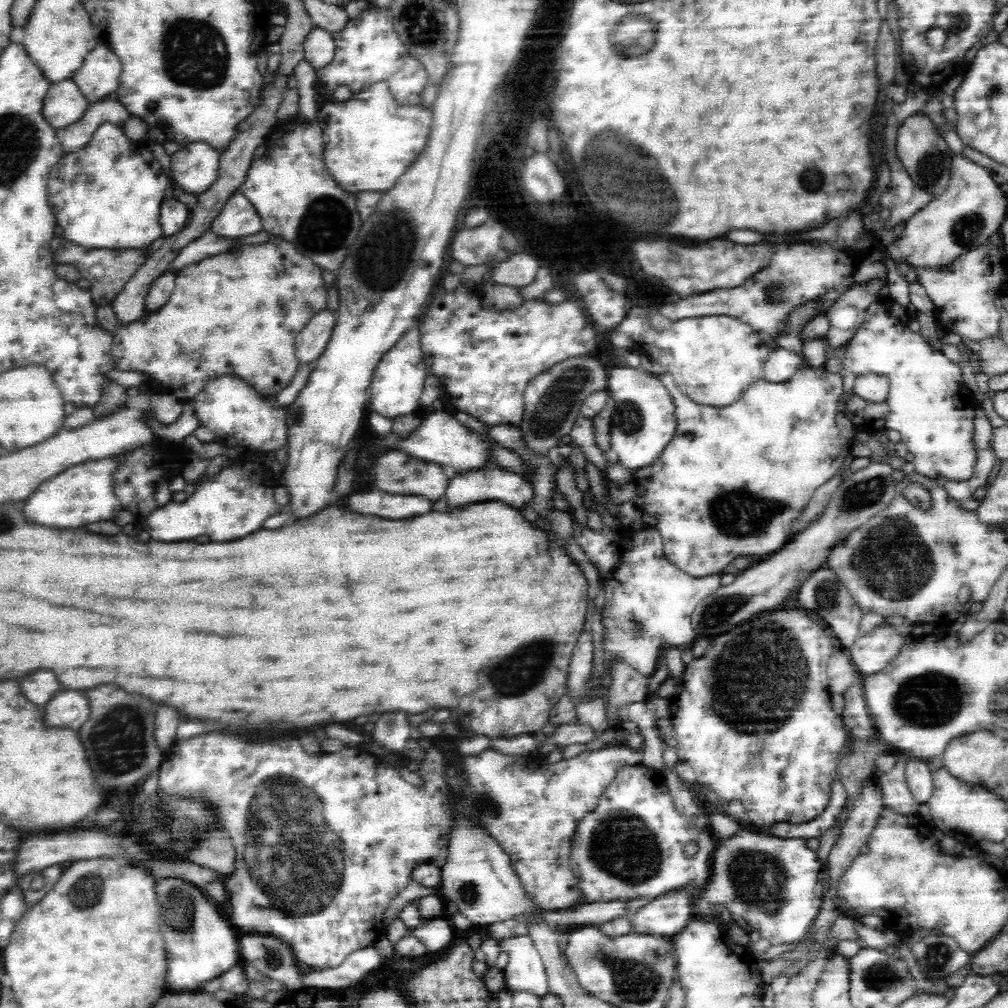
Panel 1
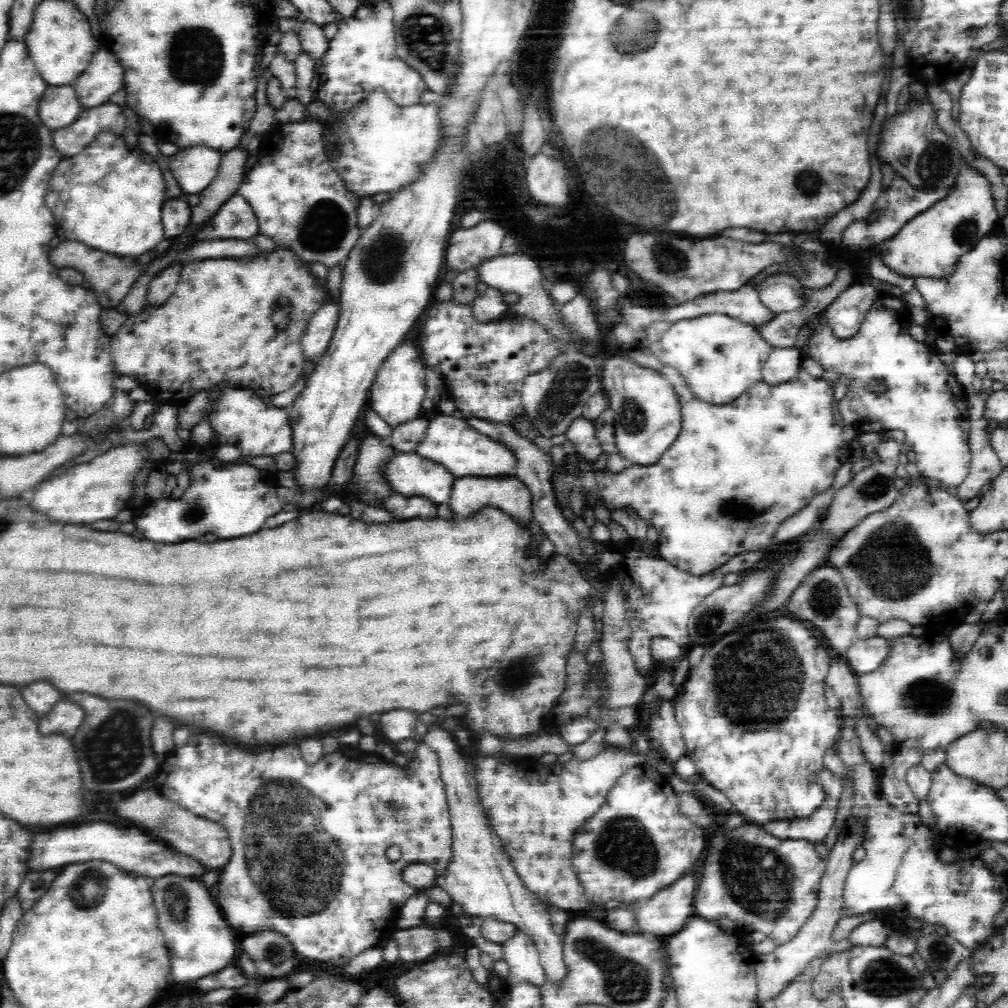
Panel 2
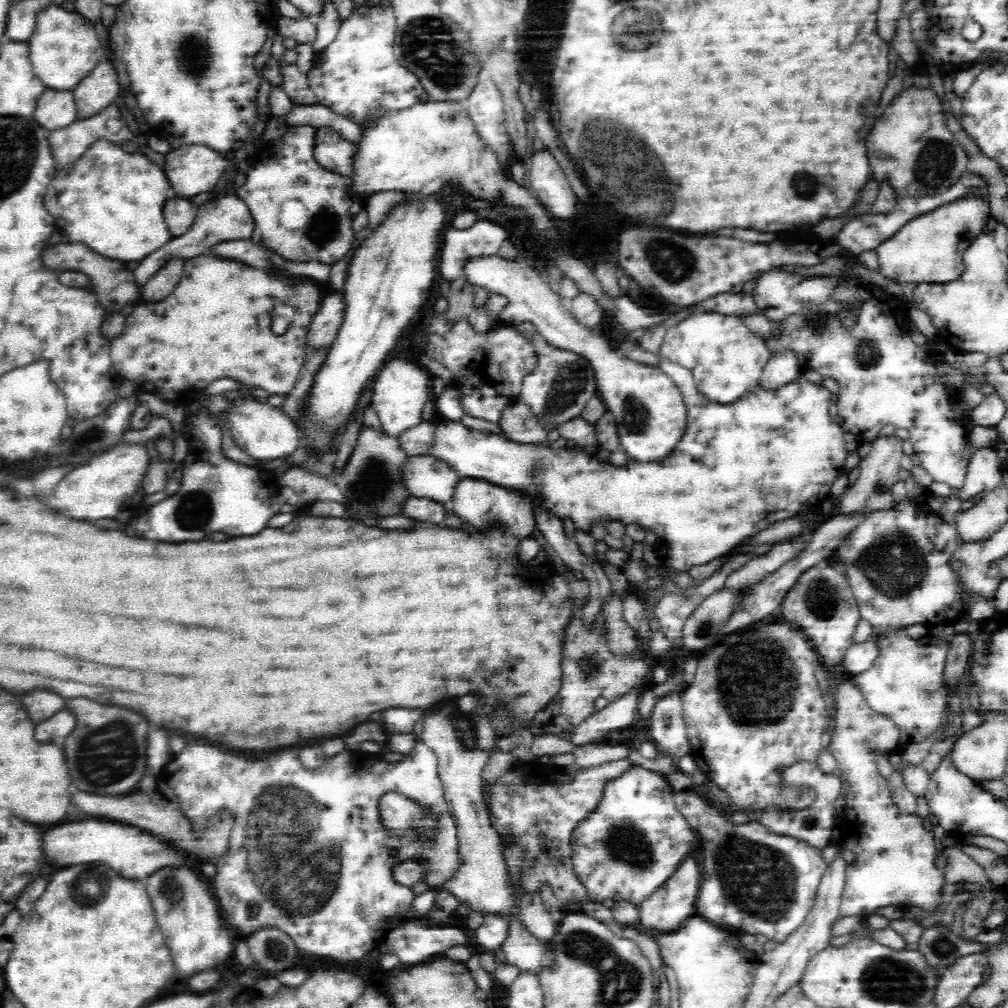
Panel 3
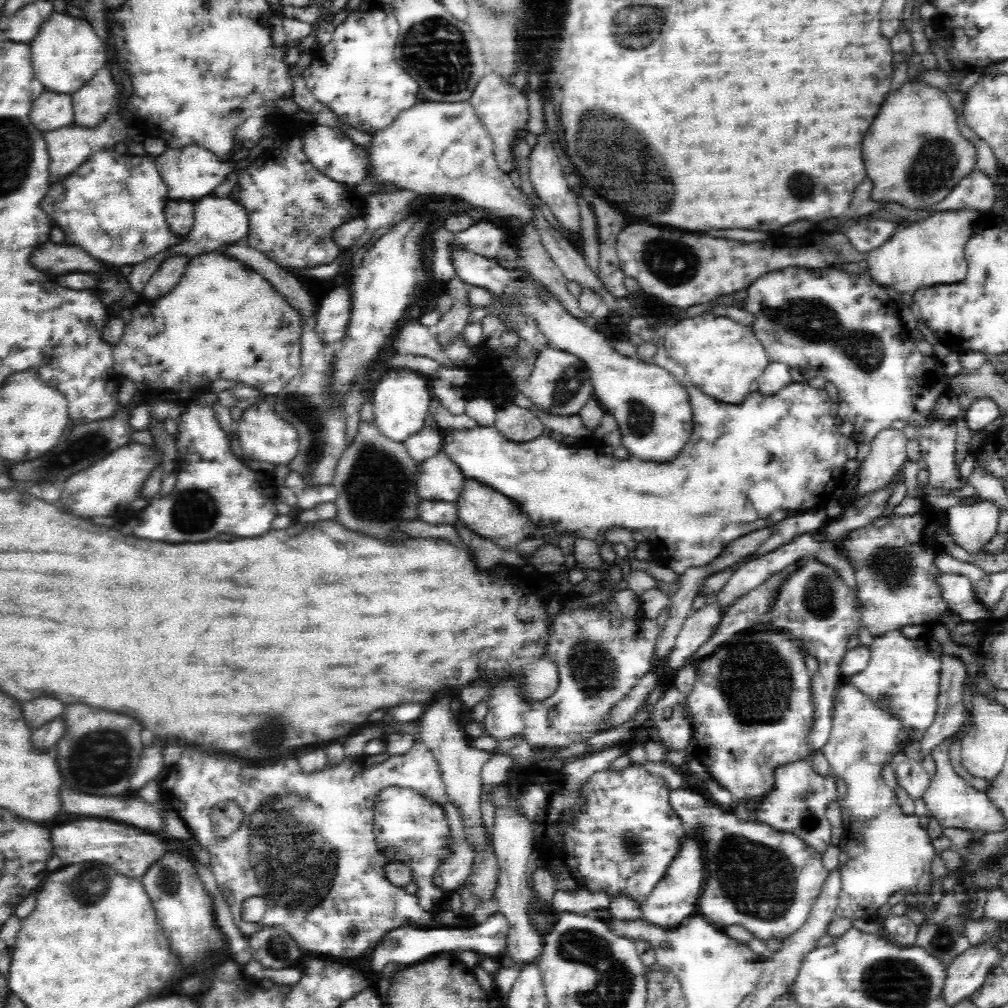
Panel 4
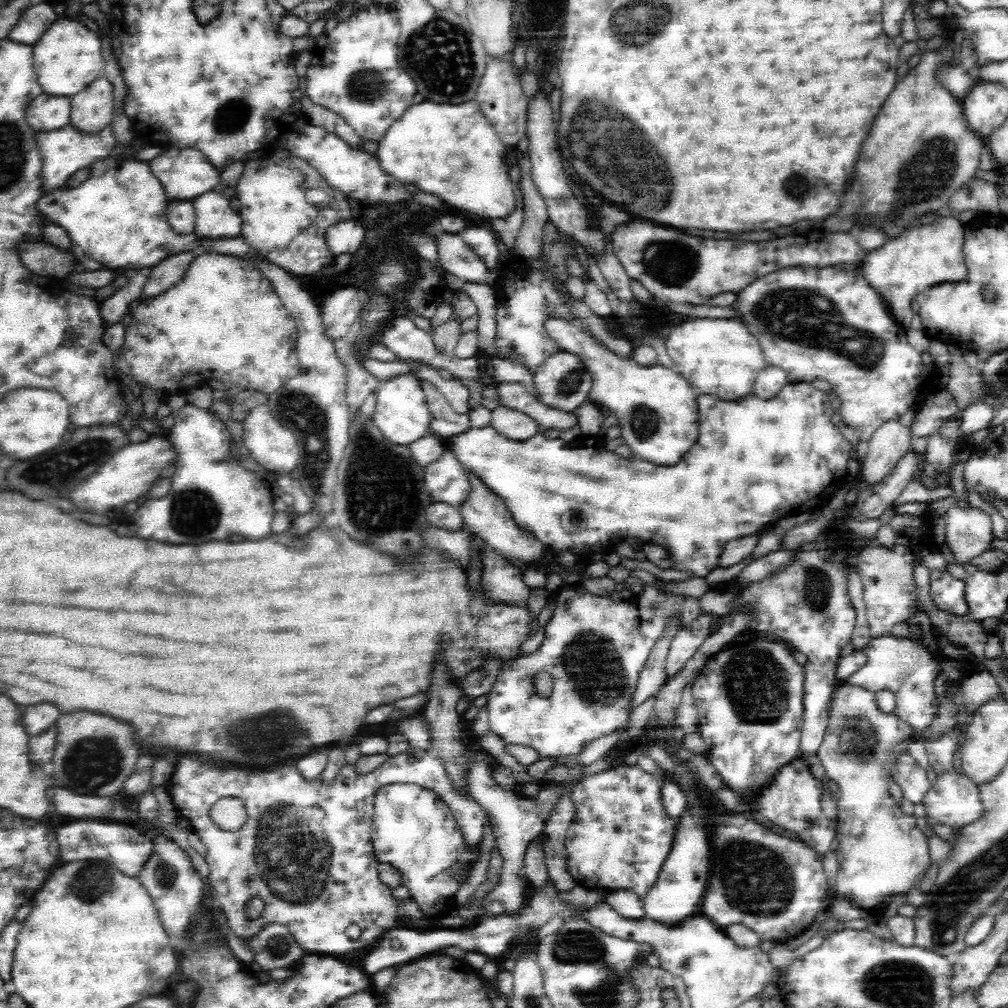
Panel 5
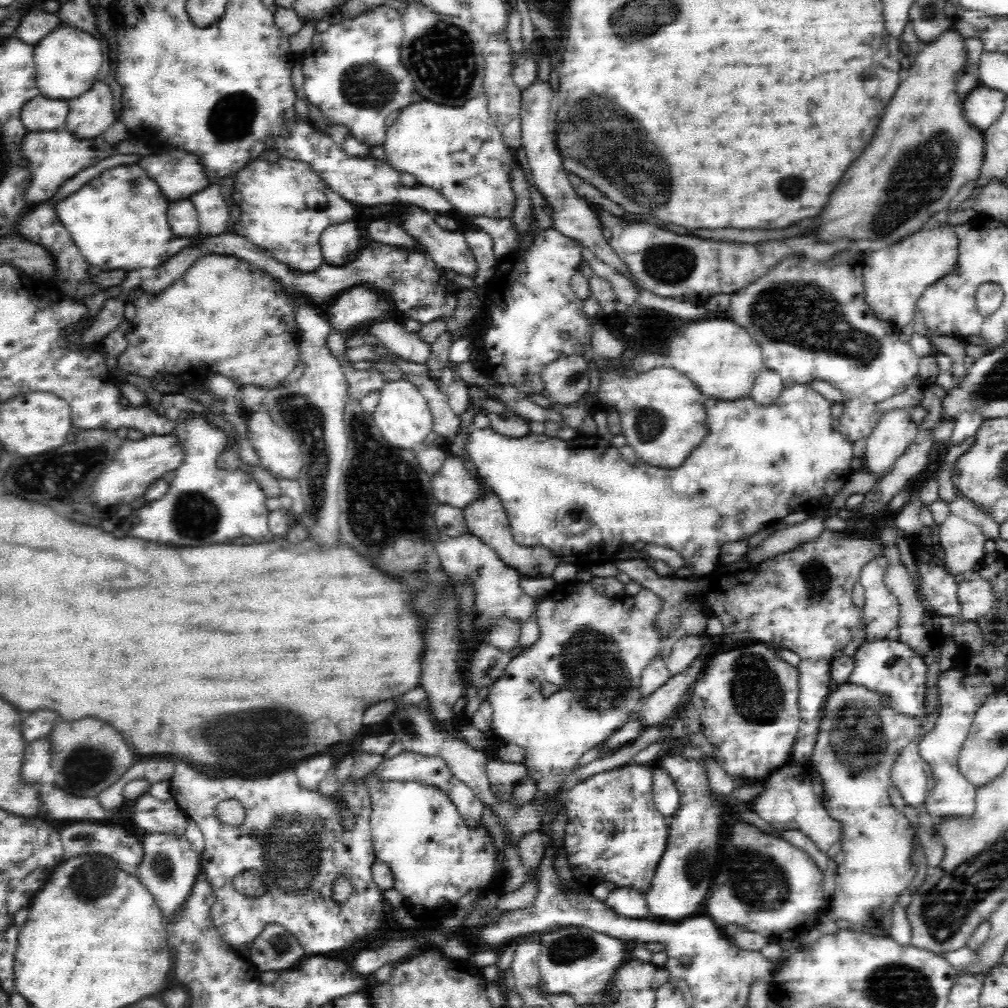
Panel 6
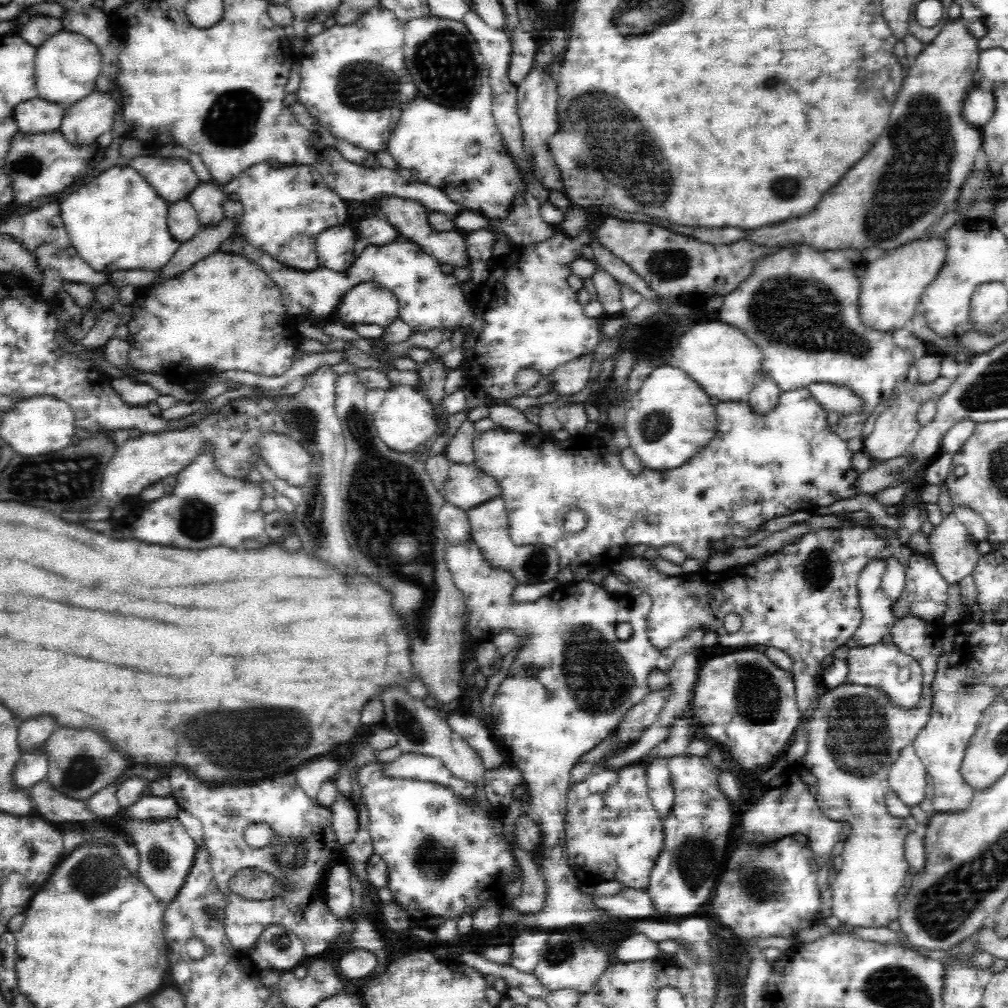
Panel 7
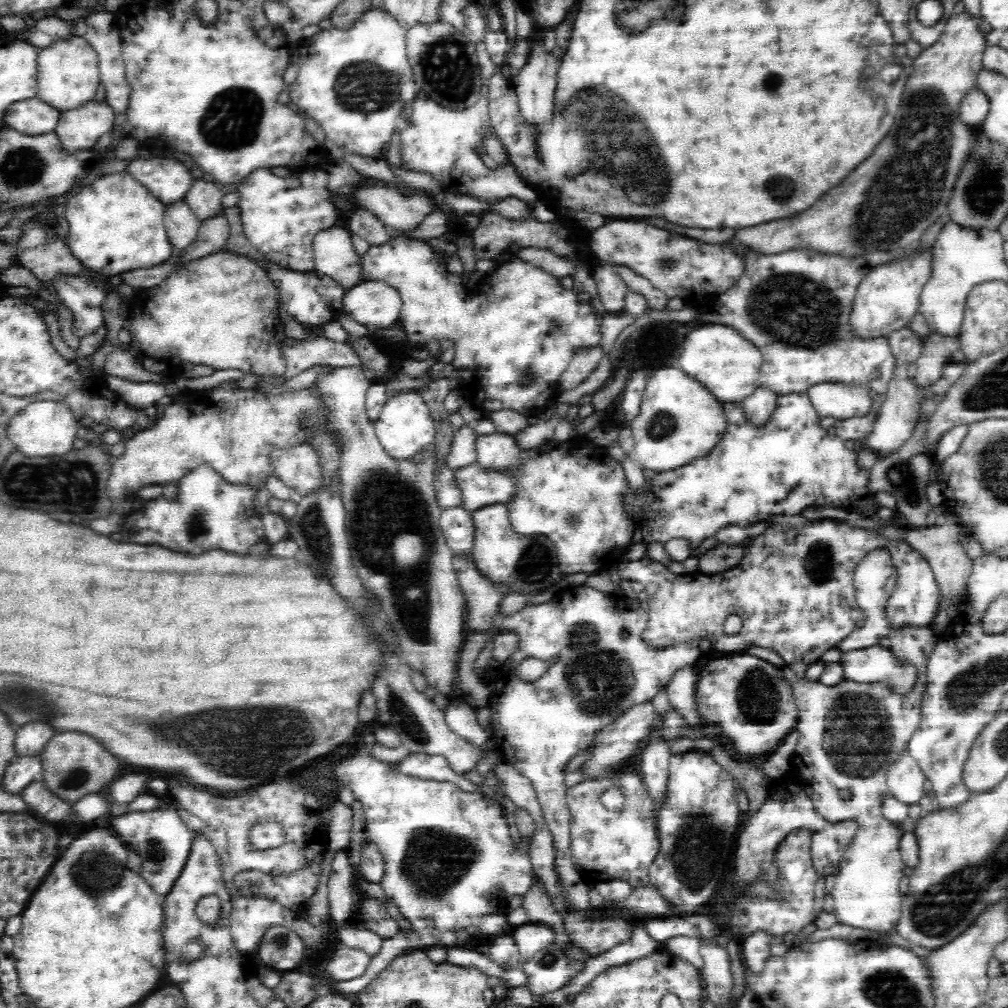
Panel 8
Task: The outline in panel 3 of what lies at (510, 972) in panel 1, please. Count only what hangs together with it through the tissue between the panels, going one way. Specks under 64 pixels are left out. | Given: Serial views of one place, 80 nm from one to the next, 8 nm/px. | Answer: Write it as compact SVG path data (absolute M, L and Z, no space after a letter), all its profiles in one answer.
M520 919L507 920L508 930L501 946L506 962L519 968L521 972L538 974L545 948L543 944L526 928Z

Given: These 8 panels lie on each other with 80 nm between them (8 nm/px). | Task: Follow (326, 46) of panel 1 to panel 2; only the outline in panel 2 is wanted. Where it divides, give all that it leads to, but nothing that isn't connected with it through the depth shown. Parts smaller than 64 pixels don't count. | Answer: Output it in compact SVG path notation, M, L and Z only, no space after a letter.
M280 18L279 29L282 34L296 33L300 46L316 60L324 54L326 41L322 35L322 27L306 19Z

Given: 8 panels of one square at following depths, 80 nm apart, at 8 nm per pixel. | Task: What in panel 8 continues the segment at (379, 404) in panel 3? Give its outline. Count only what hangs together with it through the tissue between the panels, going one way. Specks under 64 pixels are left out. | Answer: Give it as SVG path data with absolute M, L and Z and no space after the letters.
M414 390L401 391L387 399L375 422L375 433L386 453L398 460L423 457L431 452L436 438L435 422L429 408Z

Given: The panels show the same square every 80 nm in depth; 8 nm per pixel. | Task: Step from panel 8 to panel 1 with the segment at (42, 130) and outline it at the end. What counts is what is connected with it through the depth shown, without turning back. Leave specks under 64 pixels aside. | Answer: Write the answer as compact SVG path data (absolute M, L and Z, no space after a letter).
M73 79L63 80L49 86L41 113L52 128L61 129L80 120L88 105Z

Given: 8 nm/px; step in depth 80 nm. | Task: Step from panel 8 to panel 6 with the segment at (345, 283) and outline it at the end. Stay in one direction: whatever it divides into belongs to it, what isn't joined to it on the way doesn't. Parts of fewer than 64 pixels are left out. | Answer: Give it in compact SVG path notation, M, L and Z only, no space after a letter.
M354 221L326 228L319 239L323 262L335 267L348 264L347 256L358 248L361 237L362 228Z

